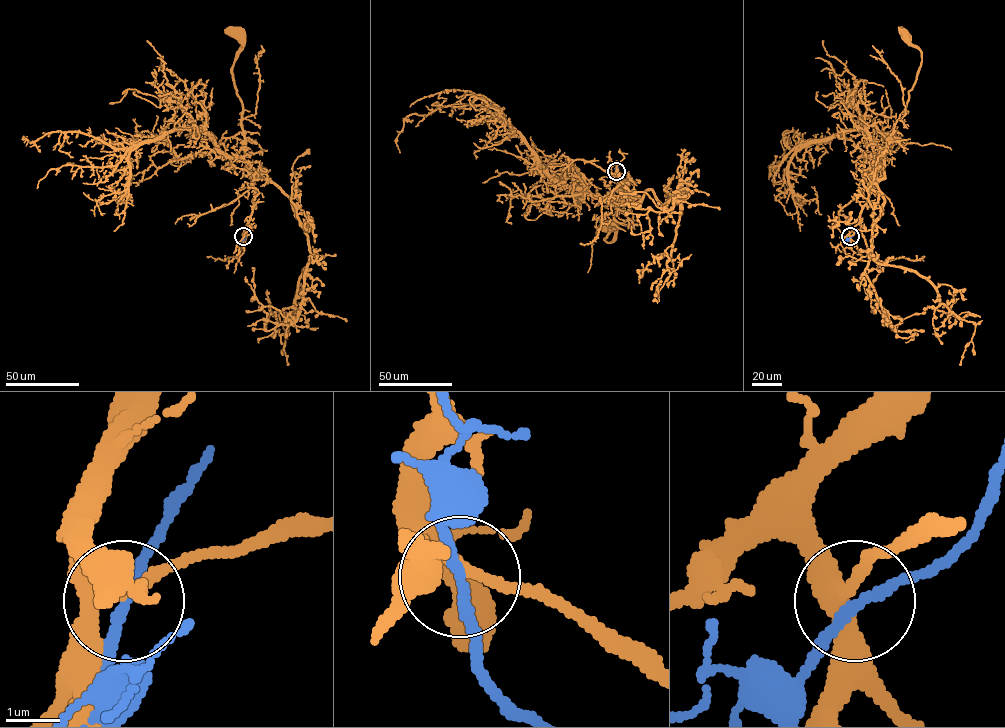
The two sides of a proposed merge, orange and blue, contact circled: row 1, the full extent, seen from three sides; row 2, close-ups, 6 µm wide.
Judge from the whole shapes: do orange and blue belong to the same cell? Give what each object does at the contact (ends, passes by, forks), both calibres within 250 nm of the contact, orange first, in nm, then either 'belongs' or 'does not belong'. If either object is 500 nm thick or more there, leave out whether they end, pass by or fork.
orange forks there; blue passes by; 260 nm thick on the orange side, 180 nm on the other; belongs

